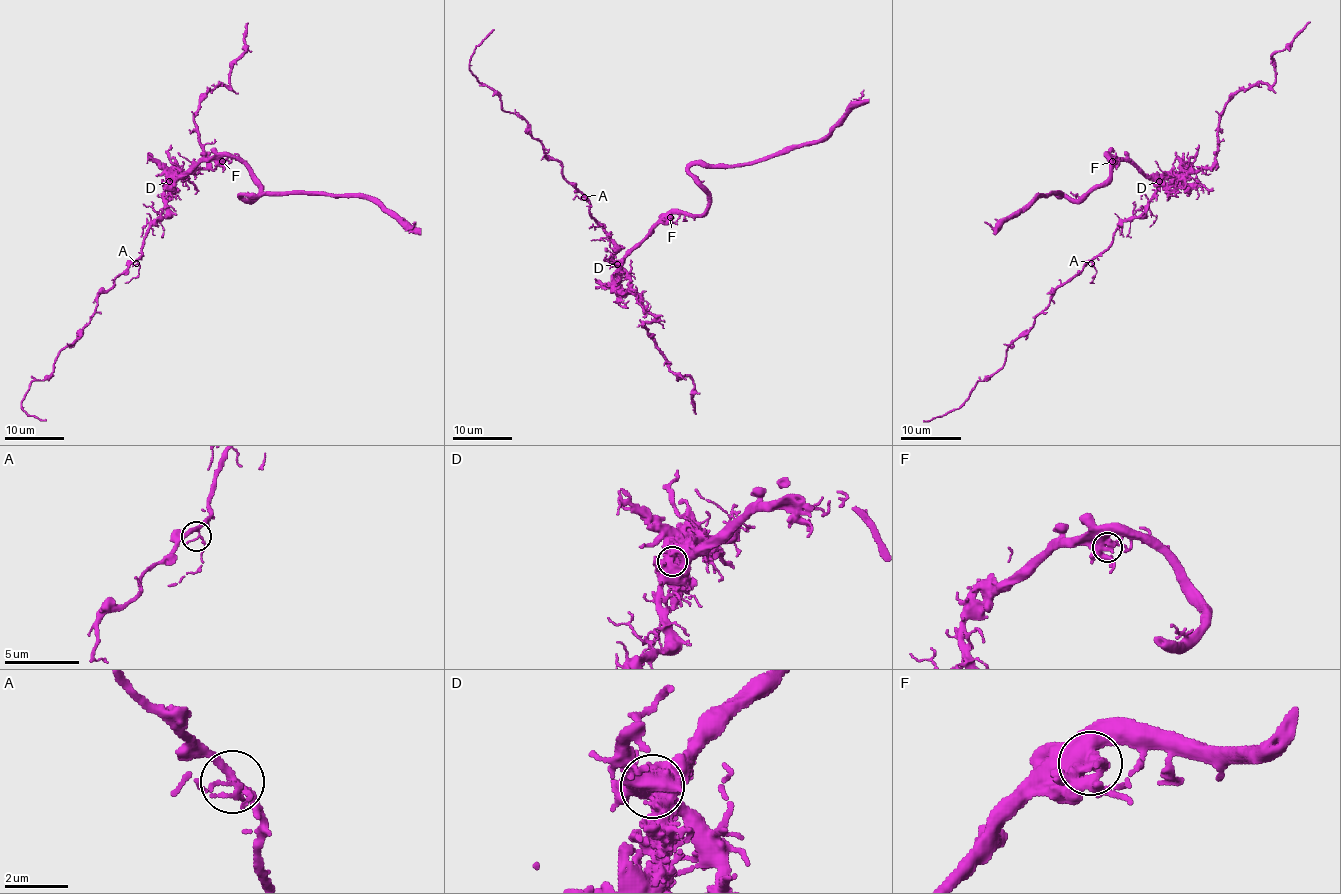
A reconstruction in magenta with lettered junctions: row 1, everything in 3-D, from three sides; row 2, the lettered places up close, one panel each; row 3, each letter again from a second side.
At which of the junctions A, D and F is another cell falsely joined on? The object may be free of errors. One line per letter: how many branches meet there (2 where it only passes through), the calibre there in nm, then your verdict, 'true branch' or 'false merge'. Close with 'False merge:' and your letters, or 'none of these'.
A: 3 | 170 nm | true branch
D: 3 | 600 nm | false merge
F: 2 | 500 nm | true branch
False merge: D

